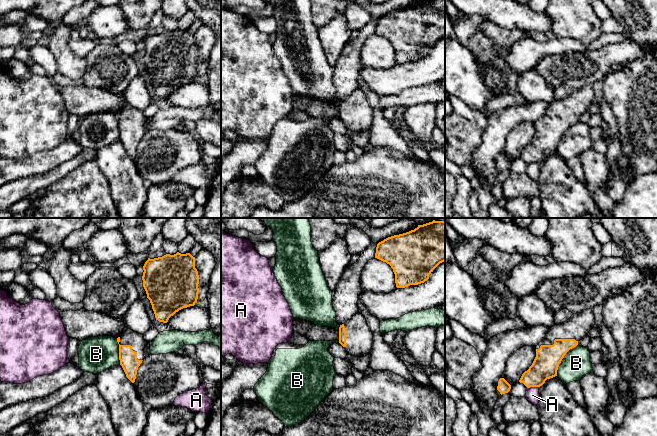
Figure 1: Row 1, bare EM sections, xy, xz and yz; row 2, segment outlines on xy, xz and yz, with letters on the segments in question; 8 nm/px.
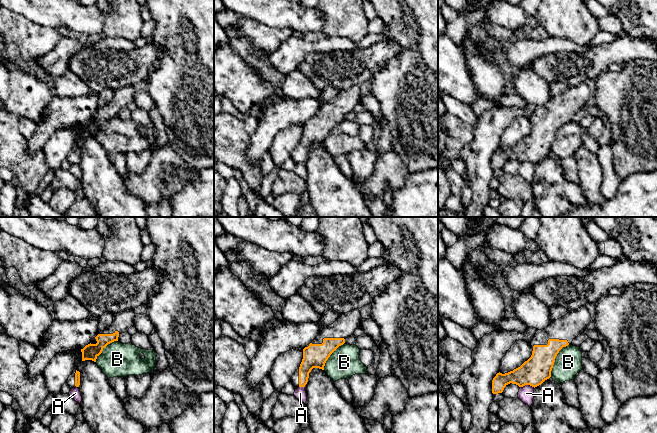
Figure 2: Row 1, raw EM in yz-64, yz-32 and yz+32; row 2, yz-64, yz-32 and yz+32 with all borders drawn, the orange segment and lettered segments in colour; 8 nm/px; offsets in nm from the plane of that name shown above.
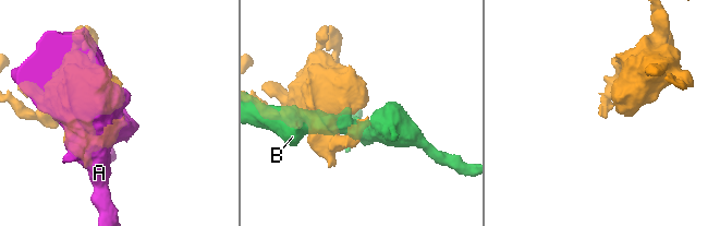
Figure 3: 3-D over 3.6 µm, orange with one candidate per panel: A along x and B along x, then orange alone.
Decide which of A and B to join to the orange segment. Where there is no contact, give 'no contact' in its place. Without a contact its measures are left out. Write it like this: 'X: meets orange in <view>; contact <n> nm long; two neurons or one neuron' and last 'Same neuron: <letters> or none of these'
A: meets orange in yz; contact 100 nm long; two neurons
B: meets orange in yz; contact 300 nm long; two neurons
Same neuron: none of these

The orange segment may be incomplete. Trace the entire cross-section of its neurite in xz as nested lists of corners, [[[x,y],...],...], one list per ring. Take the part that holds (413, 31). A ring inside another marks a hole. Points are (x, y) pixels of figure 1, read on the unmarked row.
[[[423,0],[379,18],[375,34],[391,42],[397,64],[418,61],[445,37],[445,0]]]

